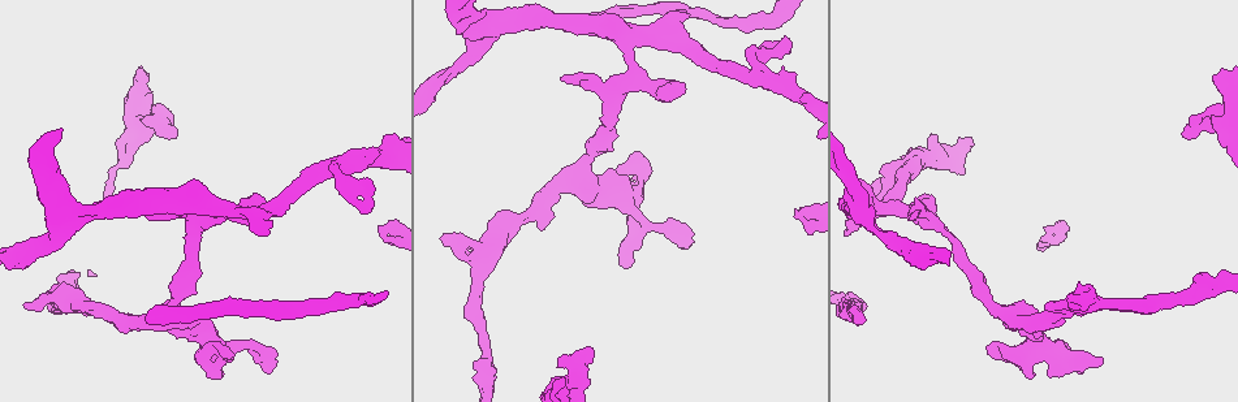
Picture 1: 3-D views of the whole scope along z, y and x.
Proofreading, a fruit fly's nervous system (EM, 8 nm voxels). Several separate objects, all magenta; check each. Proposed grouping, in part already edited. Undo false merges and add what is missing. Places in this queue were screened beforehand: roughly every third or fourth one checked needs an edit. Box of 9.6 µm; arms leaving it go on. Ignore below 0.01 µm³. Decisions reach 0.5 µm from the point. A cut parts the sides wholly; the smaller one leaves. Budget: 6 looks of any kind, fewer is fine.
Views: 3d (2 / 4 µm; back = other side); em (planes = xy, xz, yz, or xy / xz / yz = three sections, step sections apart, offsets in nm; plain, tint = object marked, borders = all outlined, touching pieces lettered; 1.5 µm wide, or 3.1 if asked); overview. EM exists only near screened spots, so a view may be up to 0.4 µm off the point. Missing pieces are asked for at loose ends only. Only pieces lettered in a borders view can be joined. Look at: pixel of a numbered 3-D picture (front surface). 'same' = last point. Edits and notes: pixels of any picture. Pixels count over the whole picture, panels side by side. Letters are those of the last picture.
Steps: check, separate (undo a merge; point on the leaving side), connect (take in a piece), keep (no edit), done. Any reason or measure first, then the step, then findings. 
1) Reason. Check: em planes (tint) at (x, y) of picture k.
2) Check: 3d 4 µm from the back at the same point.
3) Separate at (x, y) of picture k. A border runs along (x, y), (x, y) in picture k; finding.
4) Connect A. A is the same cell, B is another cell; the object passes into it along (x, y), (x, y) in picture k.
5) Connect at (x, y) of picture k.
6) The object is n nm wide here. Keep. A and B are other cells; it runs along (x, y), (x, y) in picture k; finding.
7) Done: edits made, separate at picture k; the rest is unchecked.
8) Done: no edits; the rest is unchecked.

Narrows sharply. Check: 3d 4 µm from the back at (986, 299) of picture 1.

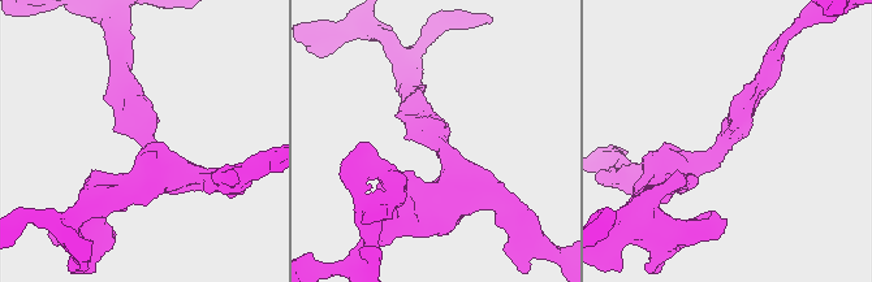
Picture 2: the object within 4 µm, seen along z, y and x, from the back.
Now the EM. Check: em planes (tint) at (439, 144) of picture 2.

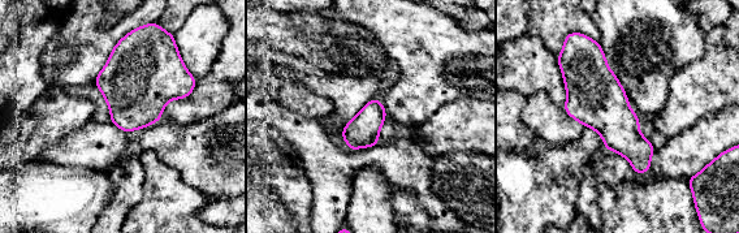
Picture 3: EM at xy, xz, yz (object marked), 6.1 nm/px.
What lies round it. Check: em planes (borders) at the same point.

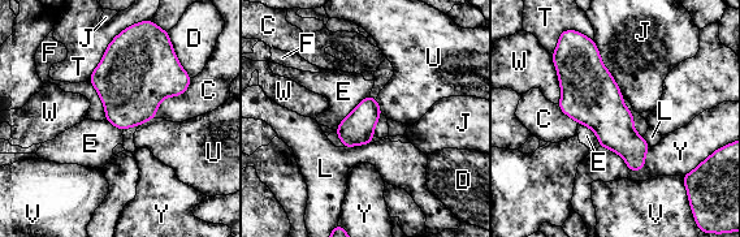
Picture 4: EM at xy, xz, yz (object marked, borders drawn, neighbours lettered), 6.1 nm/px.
Keep. C, D, E, F, J, L, T, U, V, W and Y are other cells; a border runs along (593, 39), (604, 67), (623, 97) in picture 4; continuous, no second cell.

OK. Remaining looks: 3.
Branch stops here. Check: em yz step 8 (tint) at (687, 245) of picture 1.

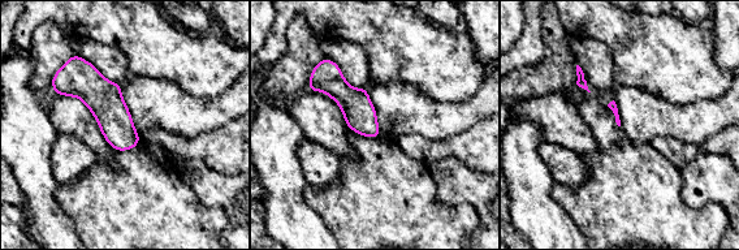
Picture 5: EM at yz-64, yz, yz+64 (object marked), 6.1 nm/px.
Cut it another way. Check: em planes (borders) at the same point.

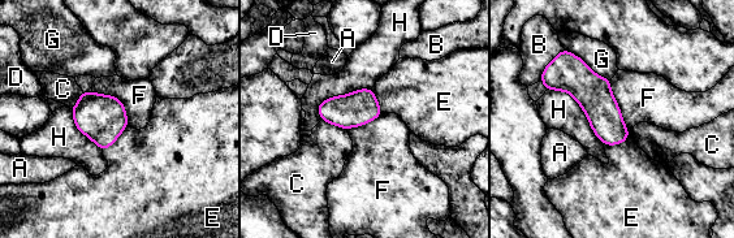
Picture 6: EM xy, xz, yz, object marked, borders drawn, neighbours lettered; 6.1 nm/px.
Keep. A, B, C, D, E, F, G and H are other cells; a border runs along (91, 91), (116, 96), (128, 125) in picture 6; none of them fits.

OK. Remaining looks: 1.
Check: em planes (borders) at (744, 76) of picture 1.

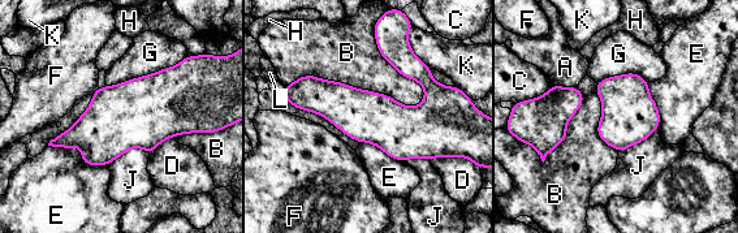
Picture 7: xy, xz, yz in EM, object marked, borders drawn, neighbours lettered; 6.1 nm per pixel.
The object is 320 nm wide here; the longest contact is with B, 850 nm. Keep. A, B, C, D, E, F, G, H, J, K and L are other cells; continuous, no second cell.

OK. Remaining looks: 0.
Done: no edits; the rest is unchecked.

